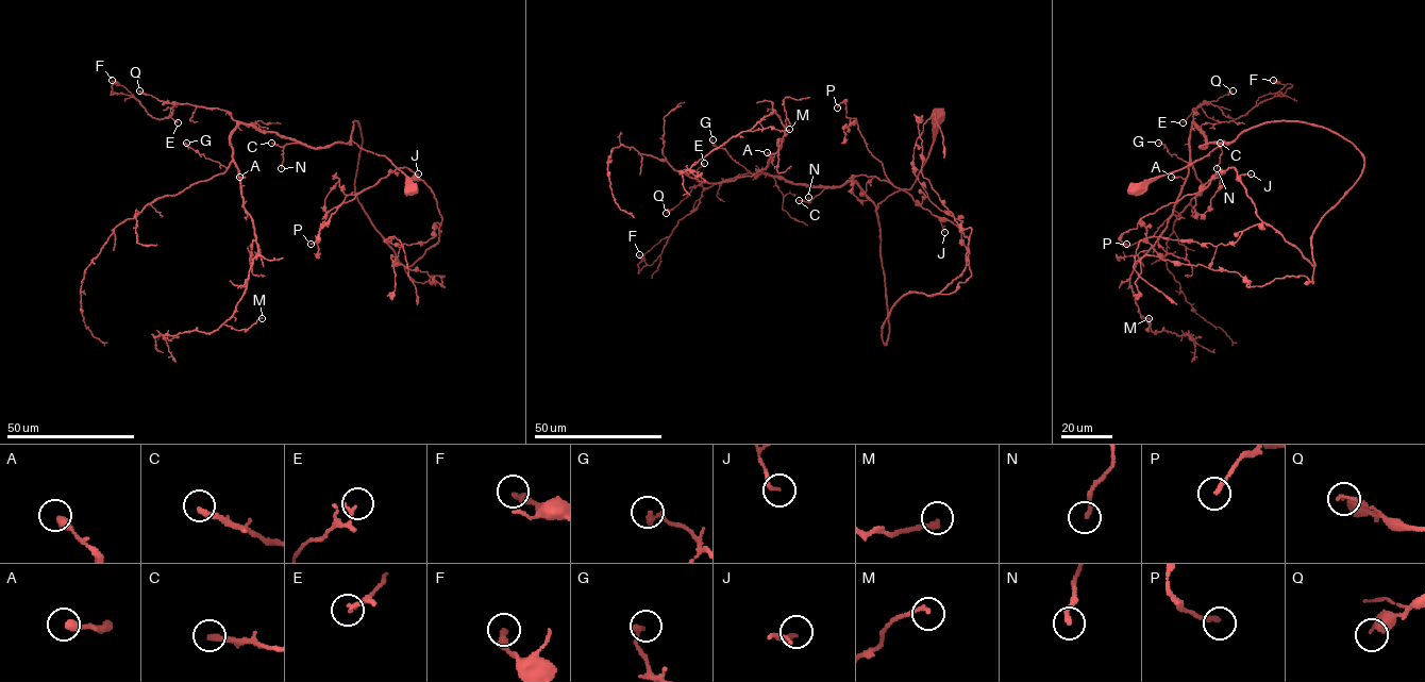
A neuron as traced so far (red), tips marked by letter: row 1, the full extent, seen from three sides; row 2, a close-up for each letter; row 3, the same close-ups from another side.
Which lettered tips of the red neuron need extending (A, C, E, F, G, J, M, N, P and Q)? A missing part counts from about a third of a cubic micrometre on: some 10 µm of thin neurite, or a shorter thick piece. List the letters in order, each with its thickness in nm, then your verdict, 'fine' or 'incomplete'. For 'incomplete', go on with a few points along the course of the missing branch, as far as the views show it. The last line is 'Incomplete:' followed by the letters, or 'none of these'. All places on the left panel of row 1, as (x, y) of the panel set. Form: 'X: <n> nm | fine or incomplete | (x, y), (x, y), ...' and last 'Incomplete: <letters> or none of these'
A: 360 nm | fine
C: 280 nm | incomplete
E: 120 nm | fine
F: 320 nm | fine
G: 280 nm | fine
J: 170 nm | fine
M: 200 nm | fine
N: 240 nm | incomplete | (281, 168), (292, 188), (294, 212), (285, 250)
P: 200 nm | fine
Q: 340 nm | fine
Incomplete: C, N

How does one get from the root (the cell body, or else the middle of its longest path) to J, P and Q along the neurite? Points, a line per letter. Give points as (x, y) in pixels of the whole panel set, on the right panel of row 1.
J: (1137, 188), (1271, 121), (1323, 127), (1364, 162), (1312, 234), (1314, 266), (1257, 214), (1239, 180), (1251, 173)
P: (1137, 188), (1271, 121), (1323, 127), (1364, 162), (1312, 234), (1314, 266), (1234, 167), (1126, 244)
Q: (1137, 188), (1208, 155), (1225, 143), (1201, 147), (1205, 147), (1205, 136), (1193, 123), (1192, 109), (1233, 90)

